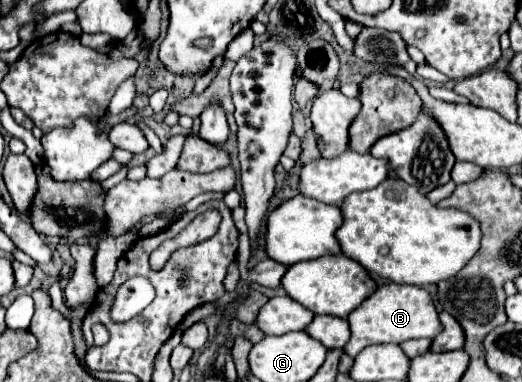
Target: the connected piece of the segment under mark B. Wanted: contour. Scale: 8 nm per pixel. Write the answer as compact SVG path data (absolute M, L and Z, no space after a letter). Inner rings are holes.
M394 282L380 286L368 300L364 300L364 304L348 316L348 324L352 328L352 338L344 350L352 358L356 358L360 350L372 344L402 344L412 338L434 338L442 332L442 324L430 292L420 286L400 286Z

